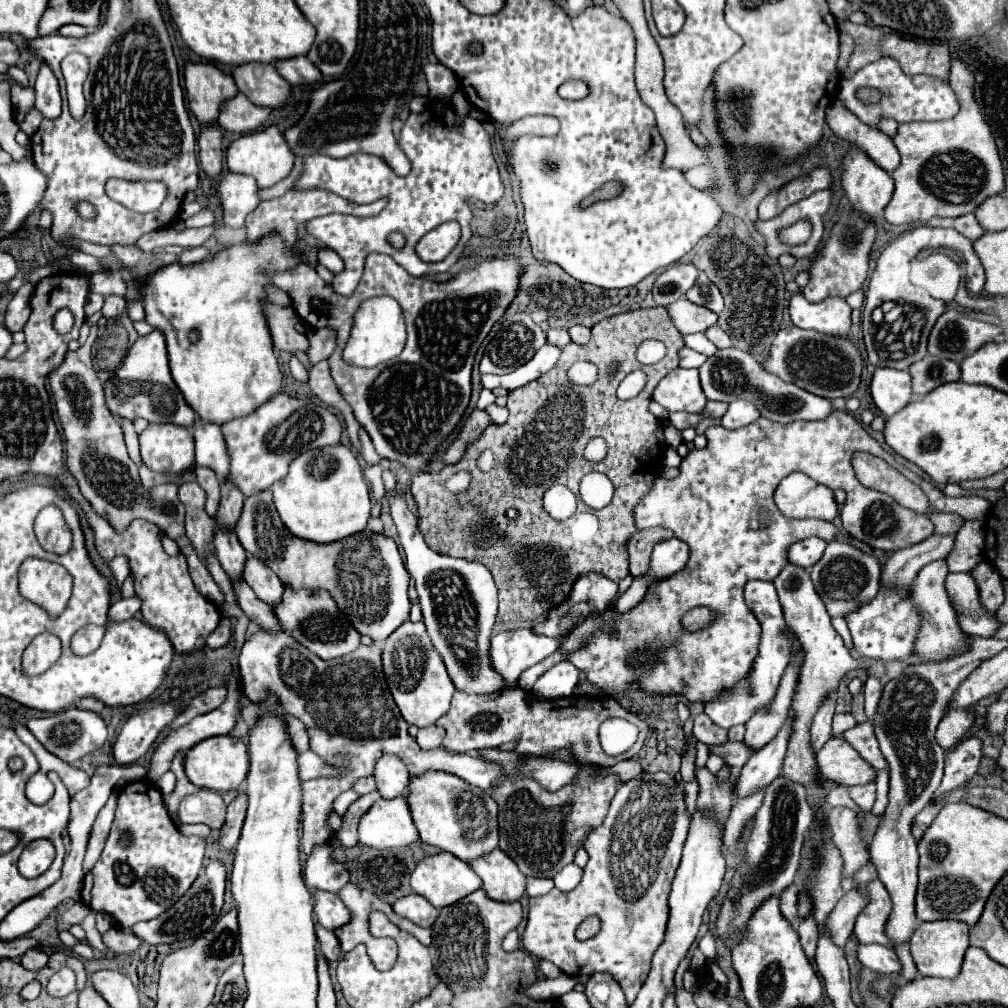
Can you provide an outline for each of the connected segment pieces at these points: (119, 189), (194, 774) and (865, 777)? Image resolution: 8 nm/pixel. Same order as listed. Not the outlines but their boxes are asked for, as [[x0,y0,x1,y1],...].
[[106,180,168,212],[184,736,248,792],[816,736,874,786]]

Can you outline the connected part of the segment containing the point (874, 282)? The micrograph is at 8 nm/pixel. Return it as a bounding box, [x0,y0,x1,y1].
[862,226,984,370]

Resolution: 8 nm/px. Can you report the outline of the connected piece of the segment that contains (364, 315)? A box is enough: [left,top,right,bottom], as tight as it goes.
[342,298,406,368]

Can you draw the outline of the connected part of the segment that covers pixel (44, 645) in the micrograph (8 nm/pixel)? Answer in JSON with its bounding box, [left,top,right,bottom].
[22,632,62,676]

